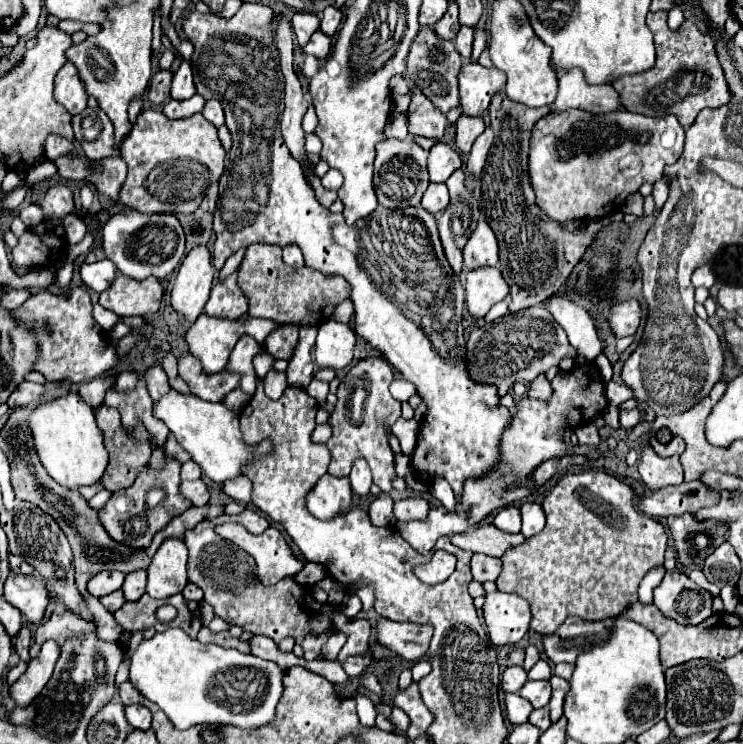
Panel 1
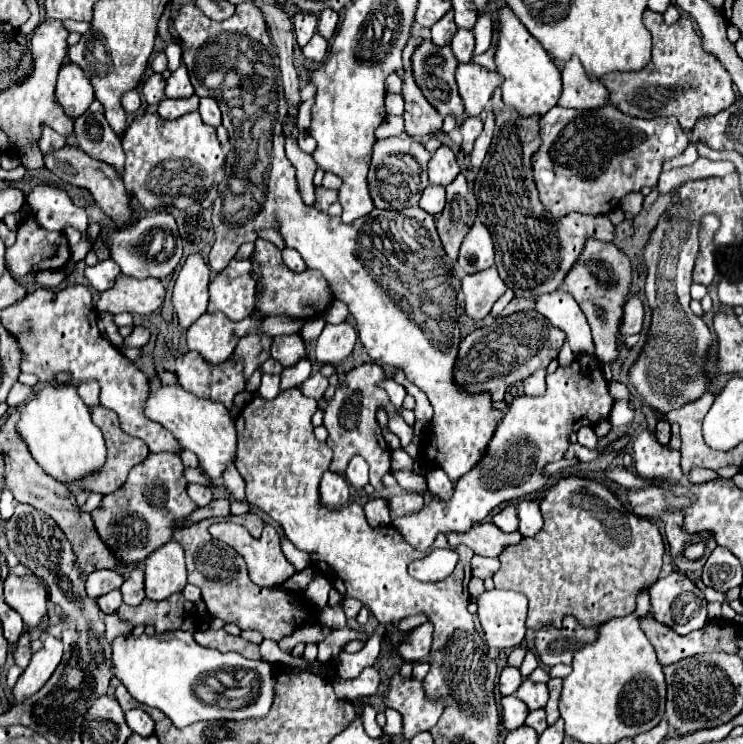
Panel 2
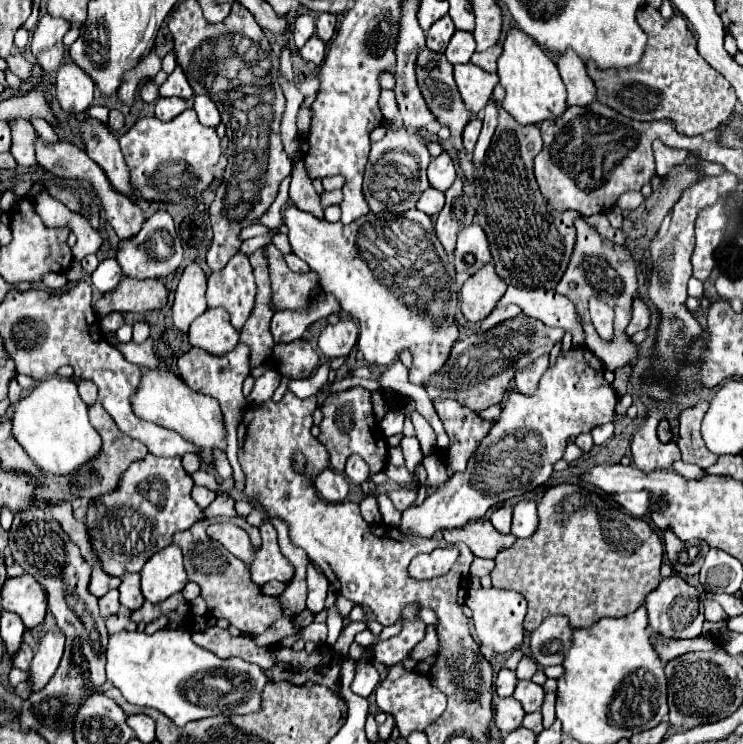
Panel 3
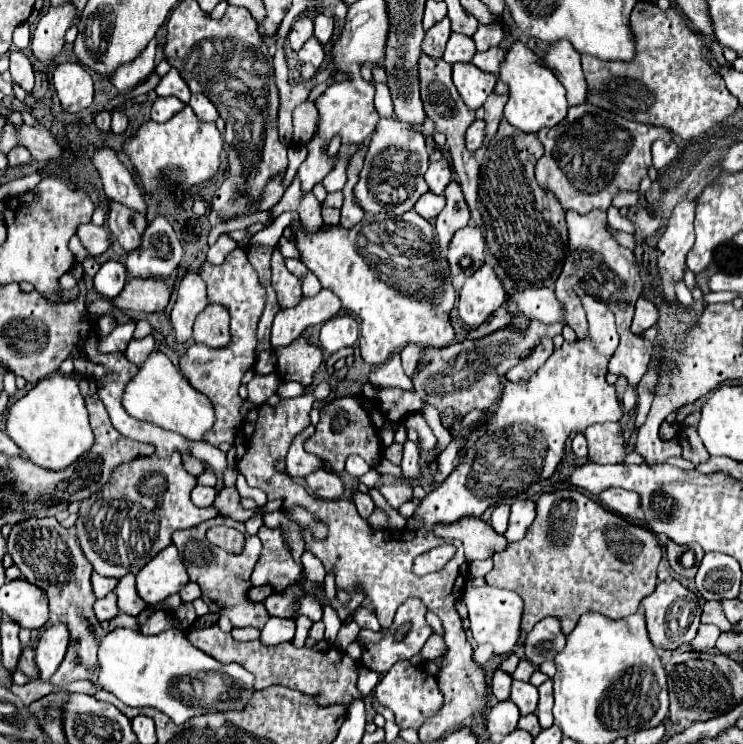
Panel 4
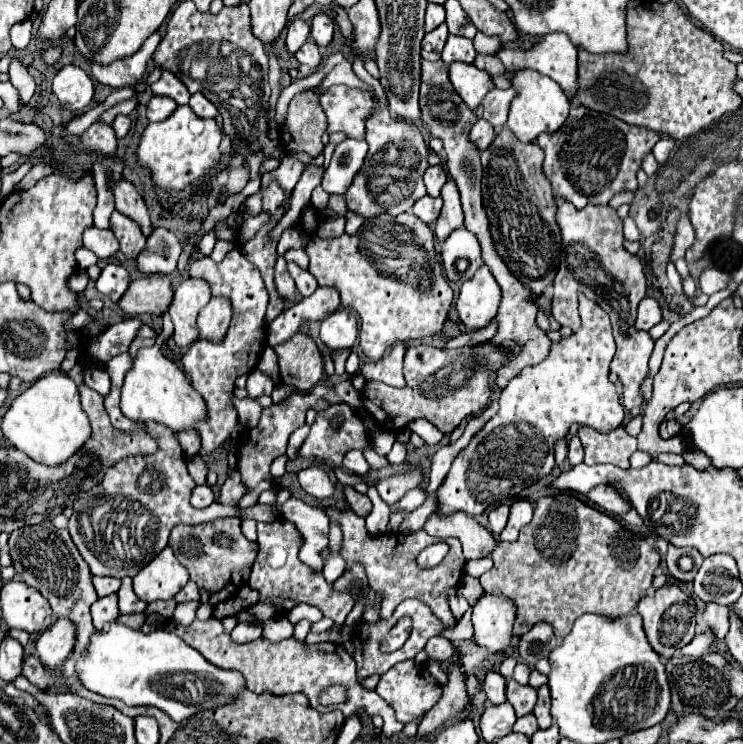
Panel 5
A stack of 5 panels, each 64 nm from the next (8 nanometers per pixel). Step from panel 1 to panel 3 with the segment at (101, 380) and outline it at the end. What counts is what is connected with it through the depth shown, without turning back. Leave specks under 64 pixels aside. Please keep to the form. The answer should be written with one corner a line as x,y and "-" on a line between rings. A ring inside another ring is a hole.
80,380
78,382
78,390
80,390
80,398
90,406
98,400
98,388
96,384
92,384
90,380

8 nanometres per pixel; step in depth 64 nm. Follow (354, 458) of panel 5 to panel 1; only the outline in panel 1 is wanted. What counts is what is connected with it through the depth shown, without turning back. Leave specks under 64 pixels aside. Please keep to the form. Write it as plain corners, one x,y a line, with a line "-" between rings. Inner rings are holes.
356,460
350,472
350,484
354,494
358,494
360,498
368,498
370,496
370,486
372,486
372,472
368,468
366,460

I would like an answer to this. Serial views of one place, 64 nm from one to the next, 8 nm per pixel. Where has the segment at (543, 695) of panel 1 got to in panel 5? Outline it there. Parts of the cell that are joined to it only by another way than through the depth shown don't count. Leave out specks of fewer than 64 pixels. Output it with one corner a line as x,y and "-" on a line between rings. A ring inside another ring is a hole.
514,678
508,680
506,686
506,696
508,702
514,706
516,716
526,716
532,712
534,704
536,704
536,690
532,686
522,686
518,684

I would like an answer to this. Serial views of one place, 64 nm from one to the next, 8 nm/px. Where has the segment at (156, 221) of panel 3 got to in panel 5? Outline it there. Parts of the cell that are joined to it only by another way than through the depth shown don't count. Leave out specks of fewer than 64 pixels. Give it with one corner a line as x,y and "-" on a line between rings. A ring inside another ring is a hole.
154,228
146,240
144,252
136,258
136,268
142,274
172,274
176,270
182,246
166,228

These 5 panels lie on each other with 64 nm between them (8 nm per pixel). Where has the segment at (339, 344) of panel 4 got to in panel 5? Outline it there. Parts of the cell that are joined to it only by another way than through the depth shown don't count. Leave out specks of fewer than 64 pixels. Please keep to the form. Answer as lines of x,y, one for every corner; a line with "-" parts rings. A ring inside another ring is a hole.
336,310
328,318
320,322
320,338
324,346
330,350
340,350
340,348
352,348
352,344
358,338
358,322
356,316
346,312
346,310

